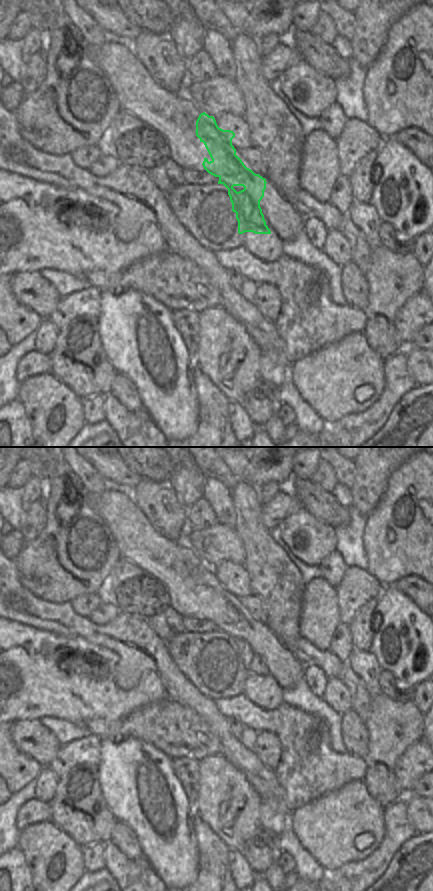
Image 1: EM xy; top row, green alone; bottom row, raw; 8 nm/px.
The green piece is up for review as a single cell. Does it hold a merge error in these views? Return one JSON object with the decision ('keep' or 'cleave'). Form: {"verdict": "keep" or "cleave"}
{"verdict": "cleave"}

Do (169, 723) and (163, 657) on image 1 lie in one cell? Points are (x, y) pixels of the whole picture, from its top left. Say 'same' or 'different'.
different

